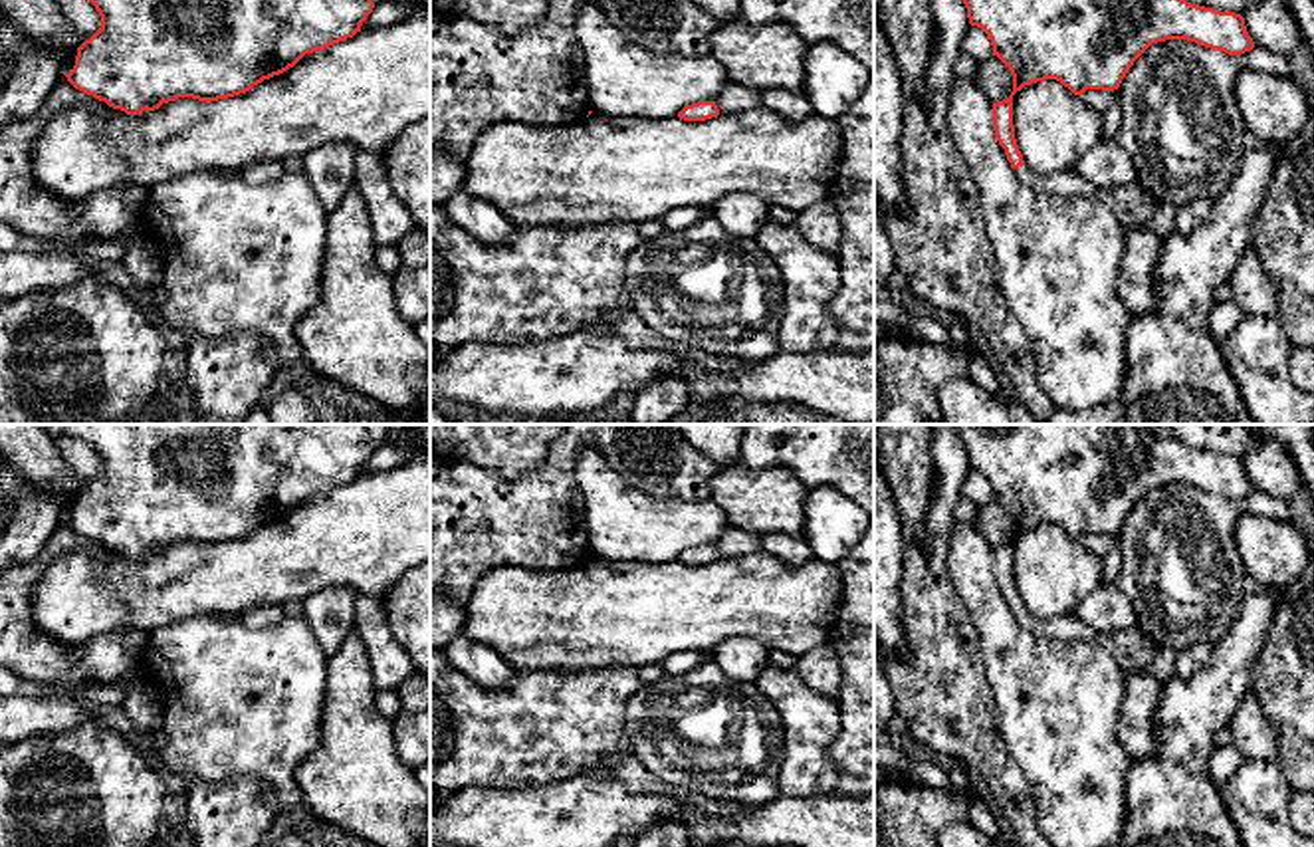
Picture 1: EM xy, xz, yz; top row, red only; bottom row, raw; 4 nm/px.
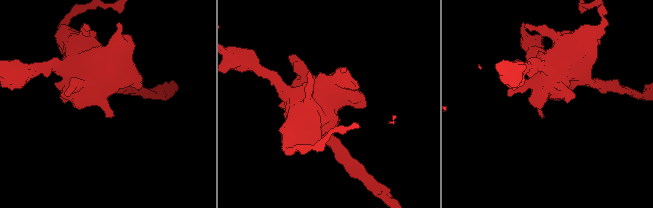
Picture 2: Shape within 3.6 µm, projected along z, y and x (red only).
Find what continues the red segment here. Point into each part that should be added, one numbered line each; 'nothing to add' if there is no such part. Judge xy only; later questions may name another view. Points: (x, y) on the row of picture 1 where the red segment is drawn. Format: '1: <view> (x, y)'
1: xy (260, 173)

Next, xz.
nothing to add

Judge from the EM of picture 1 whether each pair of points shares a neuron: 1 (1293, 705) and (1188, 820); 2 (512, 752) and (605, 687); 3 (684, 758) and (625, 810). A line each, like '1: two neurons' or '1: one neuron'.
1: two neurons
2: one neuron
3: two neurons

